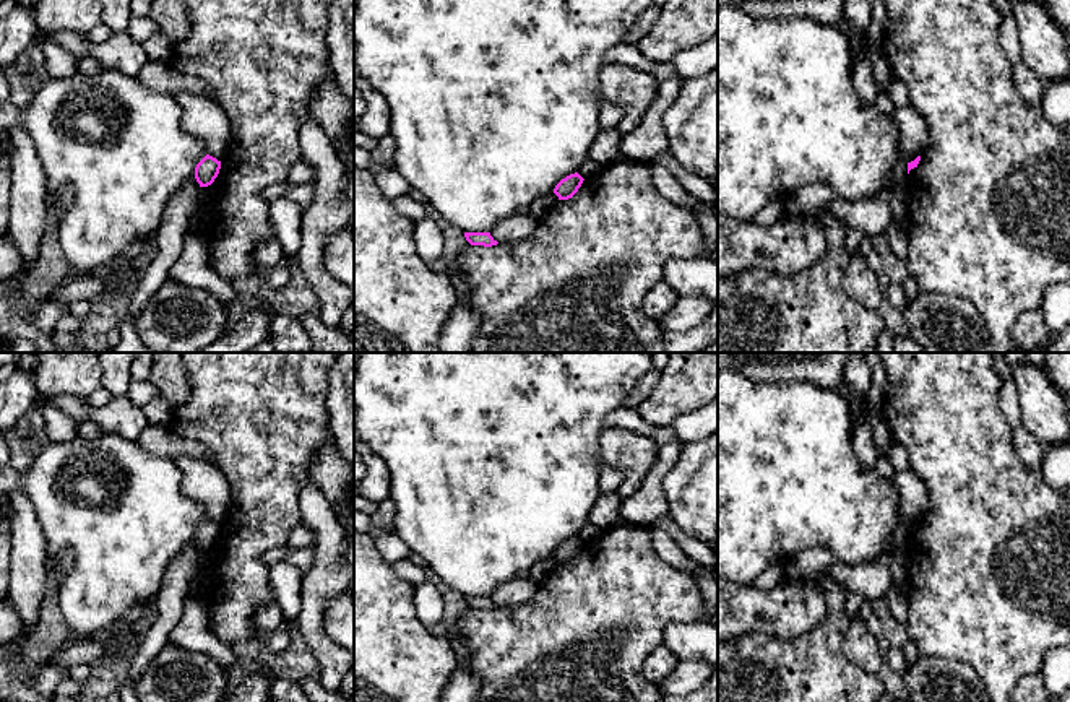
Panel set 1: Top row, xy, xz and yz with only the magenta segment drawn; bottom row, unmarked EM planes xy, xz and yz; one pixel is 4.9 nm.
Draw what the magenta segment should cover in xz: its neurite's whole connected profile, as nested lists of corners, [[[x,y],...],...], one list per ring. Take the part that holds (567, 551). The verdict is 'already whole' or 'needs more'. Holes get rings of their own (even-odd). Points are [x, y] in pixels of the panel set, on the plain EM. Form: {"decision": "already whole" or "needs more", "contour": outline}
{"decision": "already whole", "contour": [[[578,536],[570,538],[555,549],[554,557],[559,564],[568,564],[578,556],[583,544],[585,543]]]}

